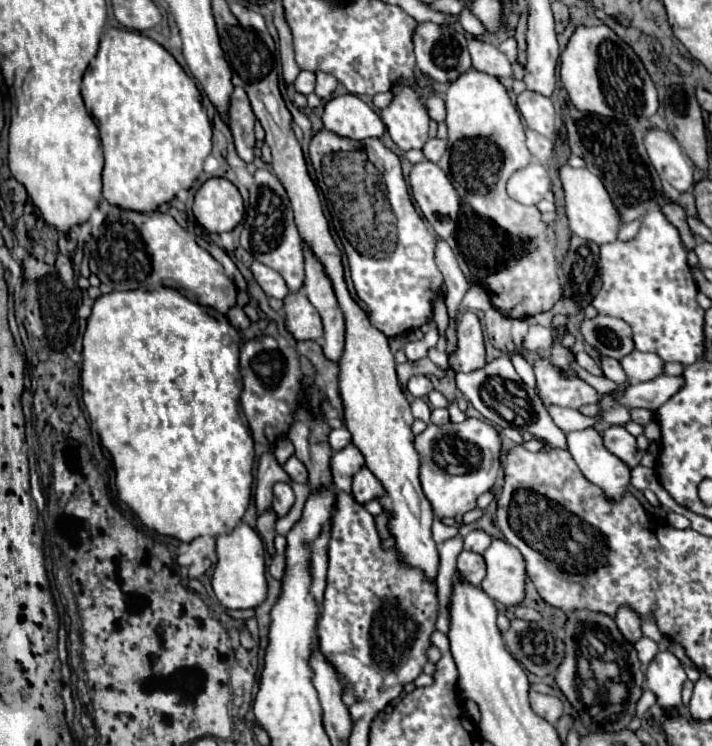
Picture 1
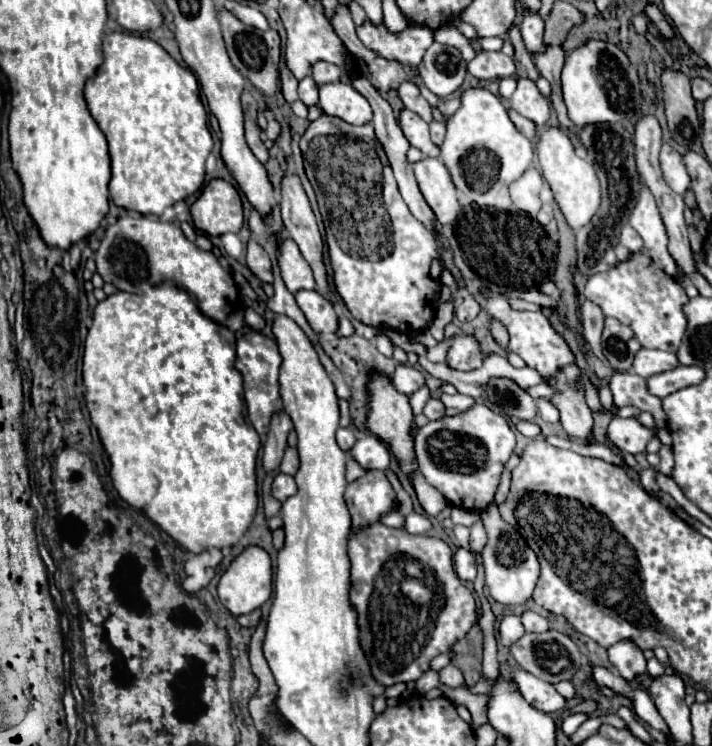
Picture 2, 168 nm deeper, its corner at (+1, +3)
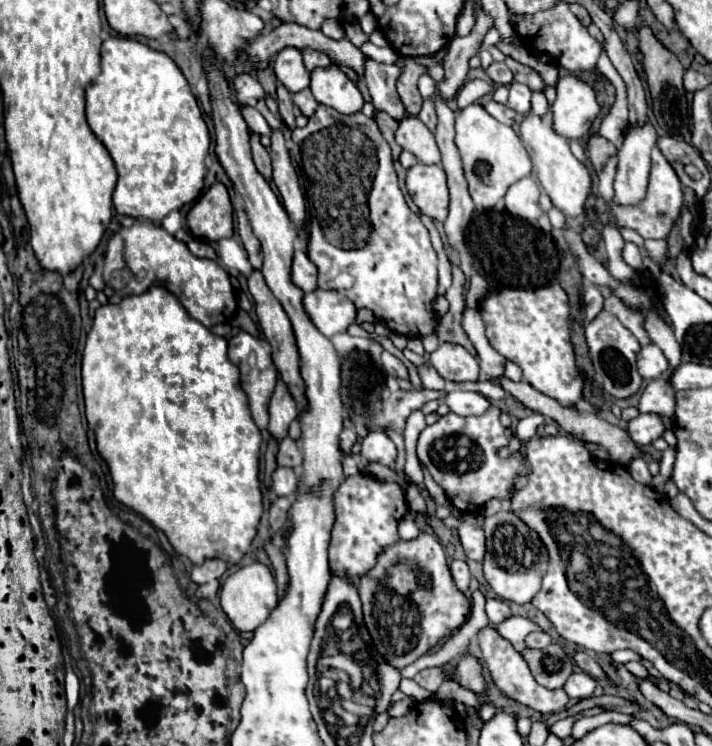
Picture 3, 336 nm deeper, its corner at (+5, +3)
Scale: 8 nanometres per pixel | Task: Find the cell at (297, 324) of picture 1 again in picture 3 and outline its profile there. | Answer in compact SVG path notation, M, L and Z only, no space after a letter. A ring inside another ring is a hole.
M313 290L305 294L303 298L305 310L311 316L313 324L327 336L331 338L333 334L345 332L351 324L355 324L357 308L355 304L341 296L339 292L329 292L329 290Z

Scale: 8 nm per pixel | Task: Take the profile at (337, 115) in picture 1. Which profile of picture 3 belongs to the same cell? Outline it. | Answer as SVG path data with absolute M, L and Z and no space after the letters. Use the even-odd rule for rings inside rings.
M331 64L329 68L315 68L311 72L311 92L319 104L335 108L341 114L359 112L363 106L363 96L359 88L337 68Z

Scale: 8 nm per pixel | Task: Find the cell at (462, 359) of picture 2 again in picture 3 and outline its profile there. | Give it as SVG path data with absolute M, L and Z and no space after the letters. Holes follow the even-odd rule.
M441 344L431 354L431 364L445 380L451 382L479 380L479 360L459 344Z

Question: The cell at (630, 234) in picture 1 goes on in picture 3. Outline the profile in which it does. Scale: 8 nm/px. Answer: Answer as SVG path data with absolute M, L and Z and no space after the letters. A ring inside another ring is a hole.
M627 242L627 244L625 244L625 248L623 248L623 260L625 260L631 268L635 268L635 270L641 268L643 260L641 260L639 248L637 248L633 242Z

